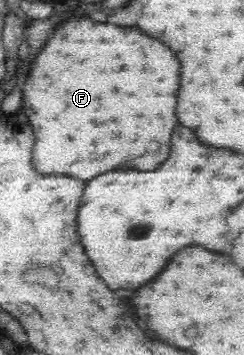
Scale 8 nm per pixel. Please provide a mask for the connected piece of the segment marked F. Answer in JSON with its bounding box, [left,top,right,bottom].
[23,20,181,180]

